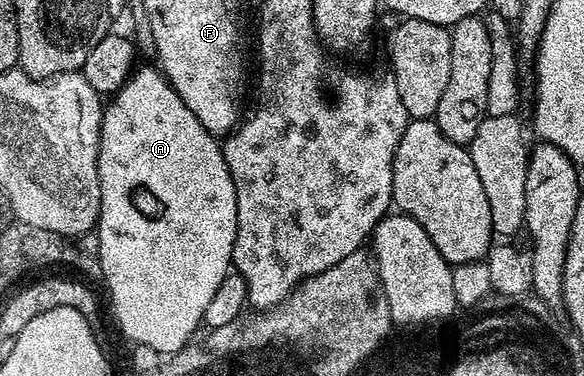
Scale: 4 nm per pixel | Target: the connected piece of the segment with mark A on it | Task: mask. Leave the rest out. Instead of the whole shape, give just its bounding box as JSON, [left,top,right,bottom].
[95,65,237,356]

